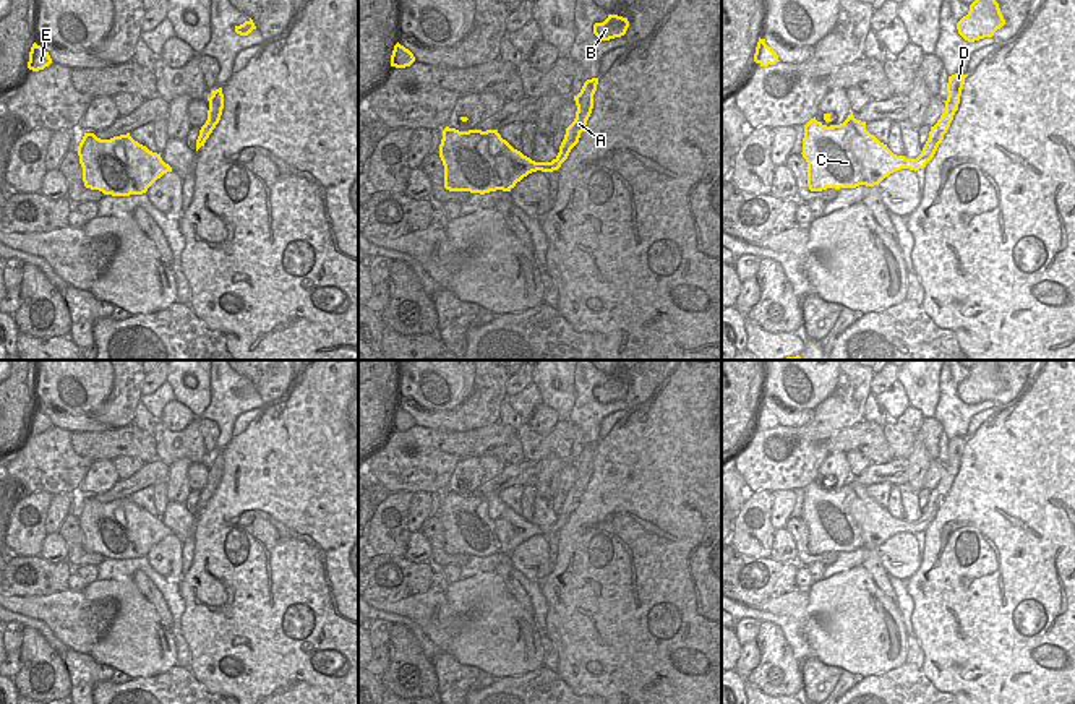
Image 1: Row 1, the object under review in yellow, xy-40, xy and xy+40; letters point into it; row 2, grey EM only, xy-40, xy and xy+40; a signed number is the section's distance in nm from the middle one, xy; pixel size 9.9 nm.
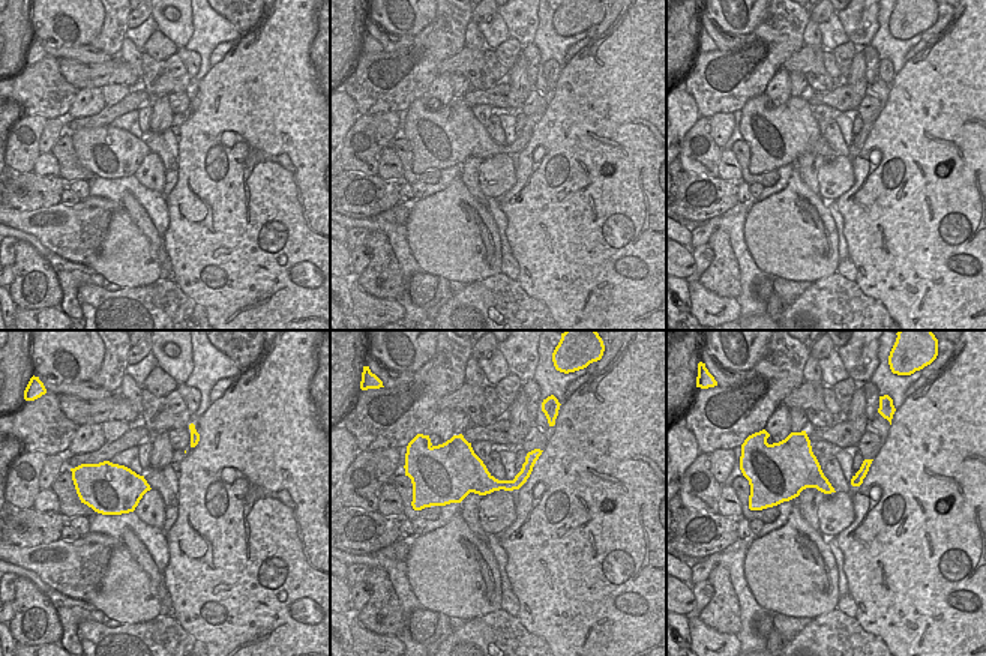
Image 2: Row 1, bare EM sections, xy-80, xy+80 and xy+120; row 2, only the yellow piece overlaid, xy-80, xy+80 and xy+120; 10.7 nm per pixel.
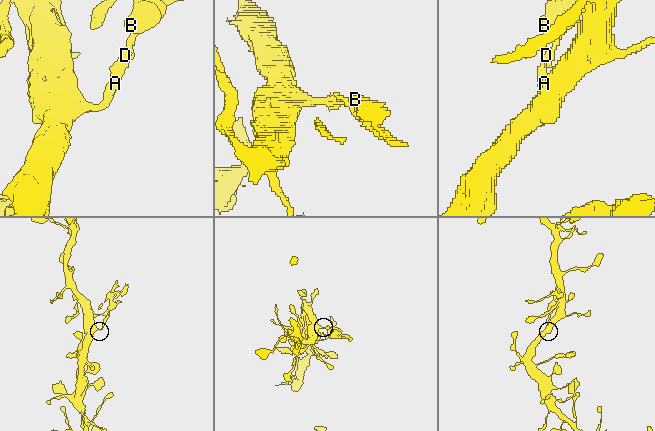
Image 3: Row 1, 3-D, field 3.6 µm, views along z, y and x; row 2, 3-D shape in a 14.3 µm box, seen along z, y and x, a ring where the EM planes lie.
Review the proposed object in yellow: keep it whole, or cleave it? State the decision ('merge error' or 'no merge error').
merge error

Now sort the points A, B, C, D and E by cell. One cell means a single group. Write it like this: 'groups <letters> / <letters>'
groups A B D / C E

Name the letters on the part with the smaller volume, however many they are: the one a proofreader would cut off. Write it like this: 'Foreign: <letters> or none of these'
Foreign: A, B, D

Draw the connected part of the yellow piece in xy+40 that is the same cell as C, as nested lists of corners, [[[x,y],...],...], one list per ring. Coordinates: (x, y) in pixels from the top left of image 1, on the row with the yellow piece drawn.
[[[851,114],[840,125],[824,125],[816,117],[804,125],[803,157],[807,162],[807,187],[811,191],[827,188],[856,188],[859,185],[879,185],[890,174],[910,169],[905,156],[893,154],[887,144],[880,143],[866,130],[866,122],[856,120]]]

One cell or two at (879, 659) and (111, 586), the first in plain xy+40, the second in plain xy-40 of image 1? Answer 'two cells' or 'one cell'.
one cell

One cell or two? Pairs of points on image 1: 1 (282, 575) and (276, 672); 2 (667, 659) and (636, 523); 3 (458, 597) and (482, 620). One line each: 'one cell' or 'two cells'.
1: one cell
2: one cell
3: one cell

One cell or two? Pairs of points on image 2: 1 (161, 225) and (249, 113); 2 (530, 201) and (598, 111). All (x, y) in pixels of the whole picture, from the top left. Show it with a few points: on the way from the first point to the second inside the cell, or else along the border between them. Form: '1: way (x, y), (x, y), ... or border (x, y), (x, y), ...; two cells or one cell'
1: border (165, 197), (168, 227), (161, 237); two cells
2: way (553, 179), (586, 141), (586, 134); one cell

